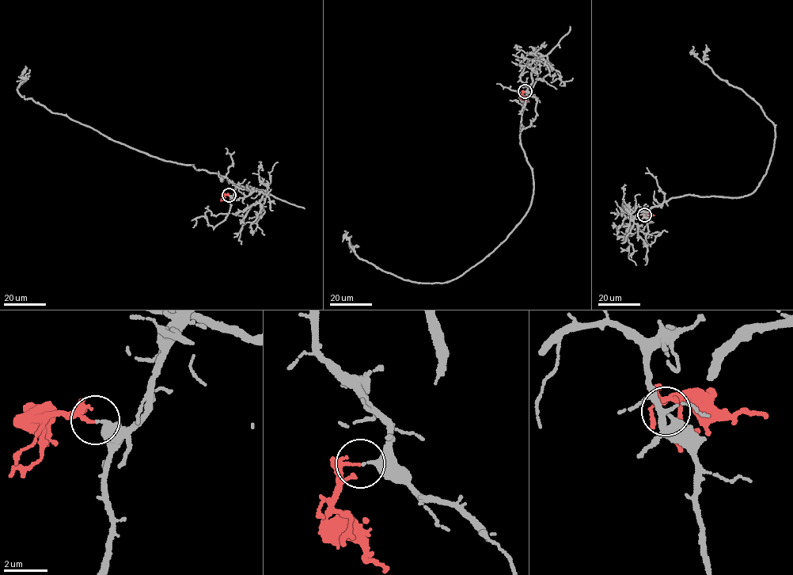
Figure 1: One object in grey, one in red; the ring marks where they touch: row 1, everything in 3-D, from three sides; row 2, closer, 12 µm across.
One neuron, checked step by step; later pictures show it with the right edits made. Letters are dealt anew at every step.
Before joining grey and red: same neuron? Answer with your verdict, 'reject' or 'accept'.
reject

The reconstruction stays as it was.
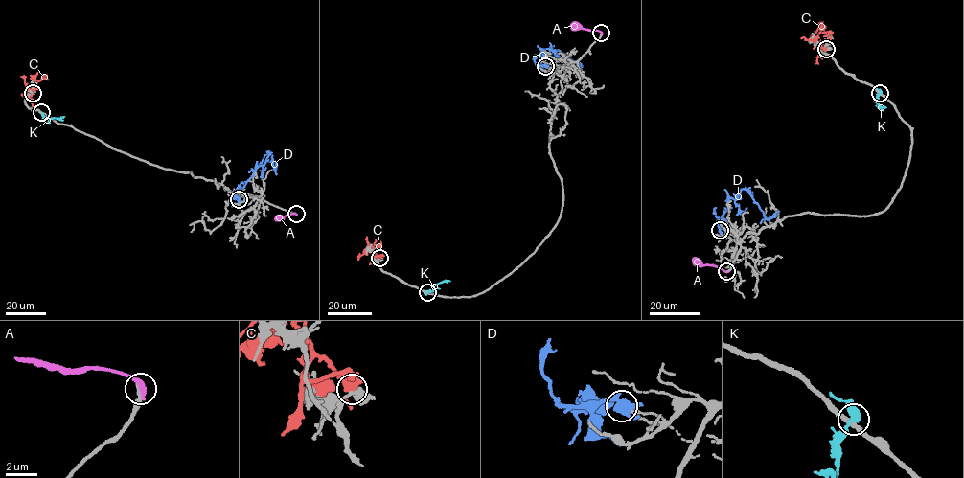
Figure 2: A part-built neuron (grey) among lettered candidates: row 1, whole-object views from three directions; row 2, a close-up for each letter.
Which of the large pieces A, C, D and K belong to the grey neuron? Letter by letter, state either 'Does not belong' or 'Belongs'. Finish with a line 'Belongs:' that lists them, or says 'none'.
A: Does not belong
C: Does not belong
D: Does not belong
K: Does not belong
Belongs: none

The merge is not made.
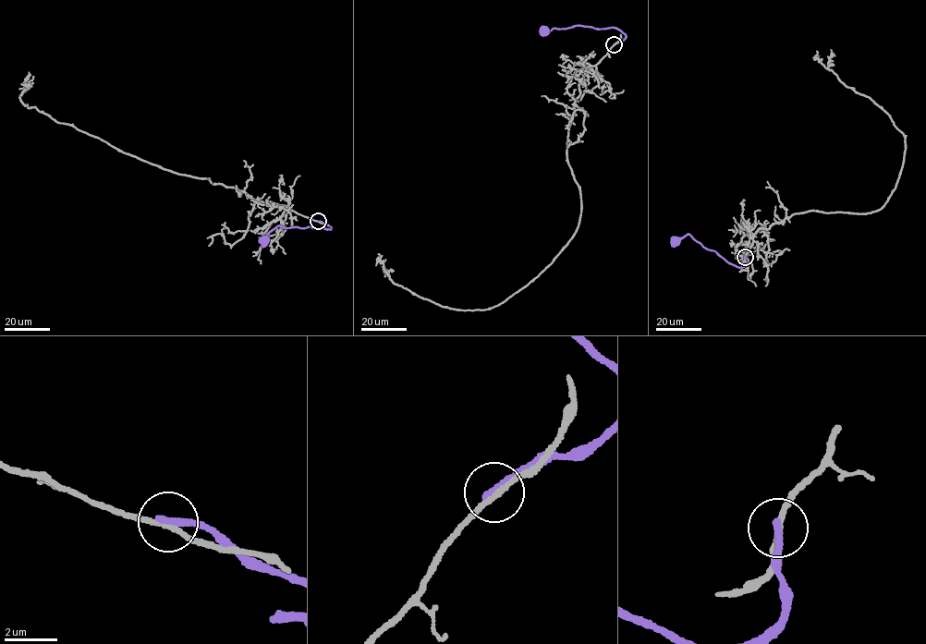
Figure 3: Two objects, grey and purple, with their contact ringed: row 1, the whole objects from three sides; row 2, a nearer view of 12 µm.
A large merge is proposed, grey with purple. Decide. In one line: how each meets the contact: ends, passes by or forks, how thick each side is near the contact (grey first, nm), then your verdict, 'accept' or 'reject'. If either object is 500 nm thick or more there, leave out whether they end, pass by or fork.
grey passes by; purple ends there; 200 nm thick on the grey side, 300 nm on the other; reject

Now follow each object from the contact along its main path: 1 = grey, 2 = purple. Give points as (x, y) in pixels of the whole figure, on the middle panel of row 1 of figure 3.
1: (615, 44), (586, 68), (569, 127), (578, 226), (537, 277), (490, 309), (450, 309), (393, 282), (378, 253)
2: (614, 44), (625, 36), (614, 27), (597, 30), (576, 26), (552, 29), (547, 32), (546, 30)

